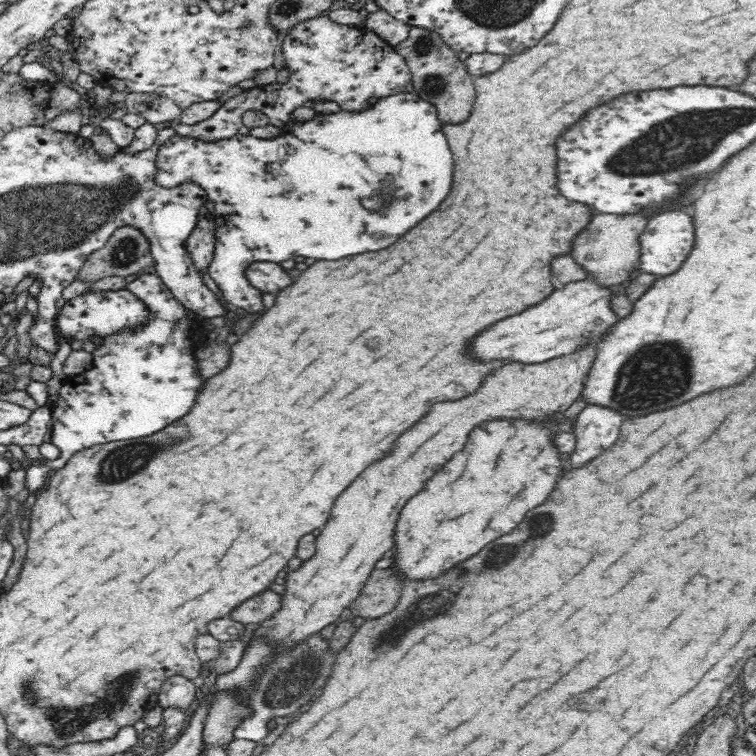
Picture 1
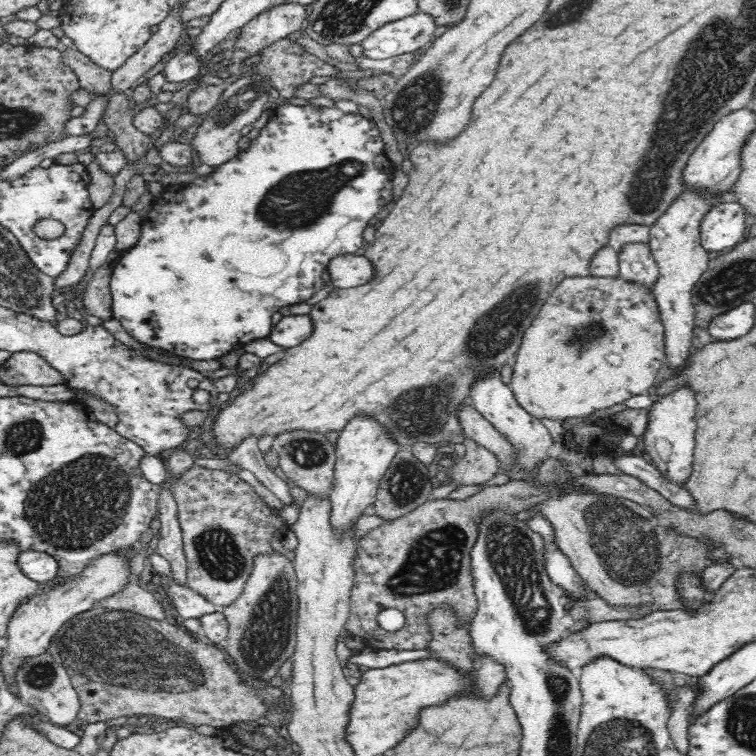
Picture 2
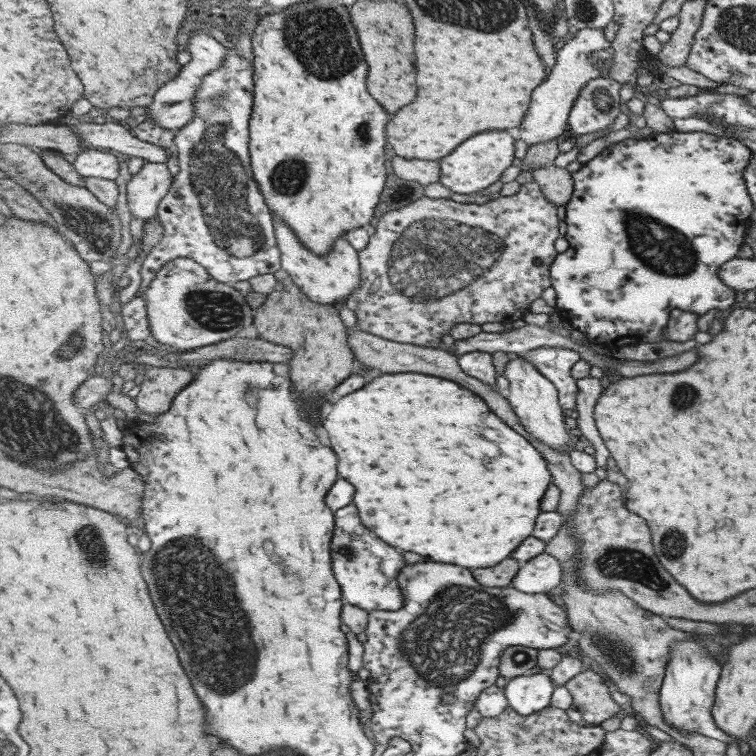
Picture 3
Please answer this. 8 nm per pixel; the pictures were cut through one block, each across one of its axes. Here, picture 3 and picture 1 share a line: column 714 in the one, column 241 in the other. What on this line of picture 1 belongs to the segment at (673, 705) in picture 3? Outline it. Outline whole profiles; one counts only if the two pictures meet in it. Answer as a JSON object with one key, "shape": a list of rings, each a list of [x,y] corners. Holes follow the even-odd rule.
{"shape":[[[318,633],[309,636],[304,642],[298,643],[291,651],[283,655],[274,655],[274,651],[268,647],[264,641],[250,641],[246,646],[245,653],[240,664],[226,674],[219,675],[216,680],[218,690],[246,690],[248,680],[252,676],[258,676],[258,686],[256,690],[252,688],[250,692],[250,702],[252,702],[252,716],[246,718],[239,727],[233,731],[236,739],[246,739],[254,742],[264,740],[266,736],[266,722],[275,716],[288,716],[298,712],[300,706],[310,702],[312,698],[320,696],[324,682],[332,674],[332,664],[334,664],[334,654],[328,648],[328,640],[324,640]]]}

